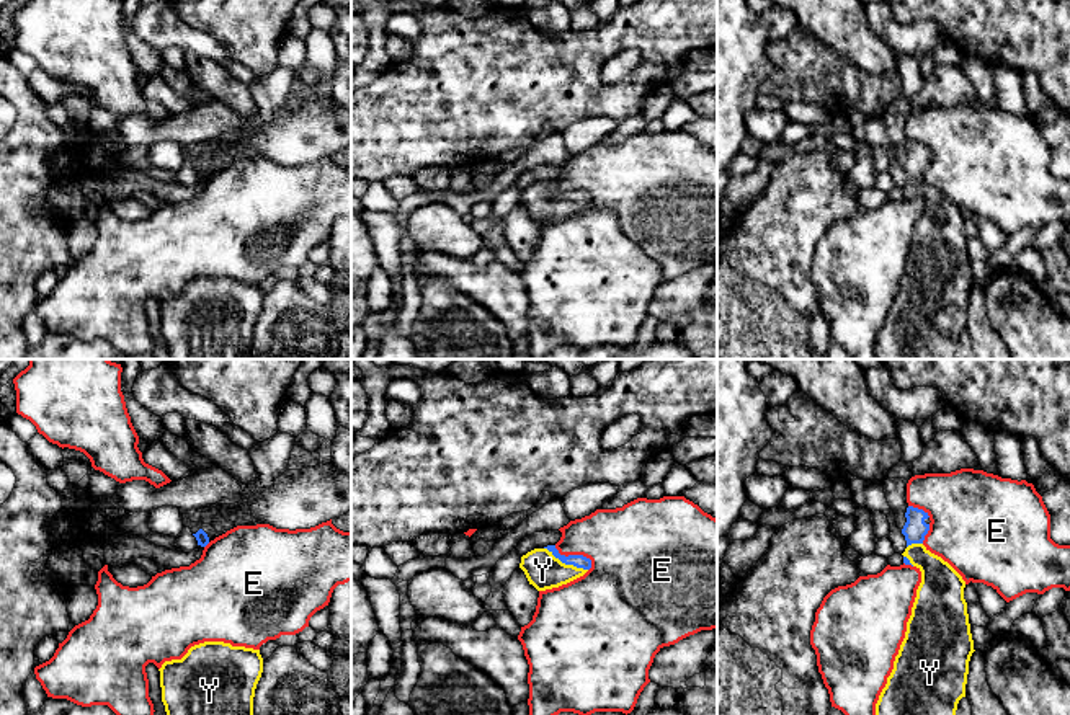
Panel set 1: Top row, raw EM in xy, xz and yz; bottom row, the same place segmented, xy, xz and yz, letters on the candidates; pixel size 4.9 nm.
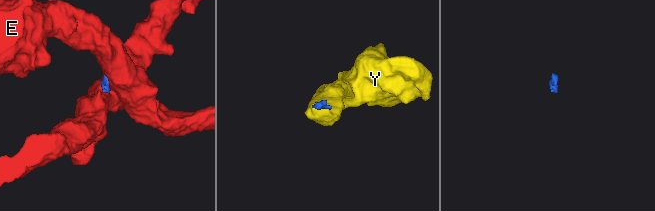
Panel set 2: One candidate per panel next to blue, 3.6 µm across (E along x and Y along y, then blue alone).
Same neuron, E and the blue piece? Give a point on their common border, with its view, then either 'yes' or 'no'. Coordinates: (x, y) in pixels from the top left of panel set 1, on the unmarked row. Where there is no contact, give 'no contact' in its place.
contact xz (575, 190); no

